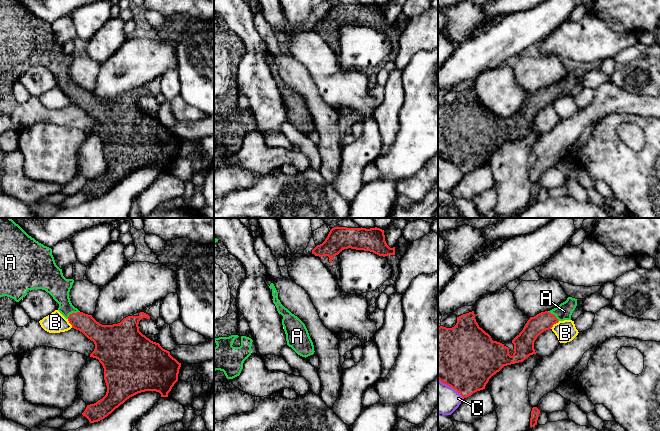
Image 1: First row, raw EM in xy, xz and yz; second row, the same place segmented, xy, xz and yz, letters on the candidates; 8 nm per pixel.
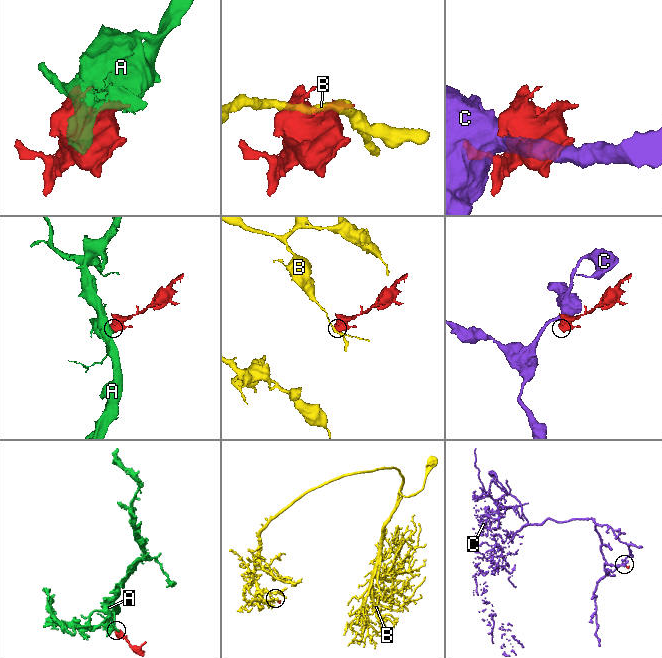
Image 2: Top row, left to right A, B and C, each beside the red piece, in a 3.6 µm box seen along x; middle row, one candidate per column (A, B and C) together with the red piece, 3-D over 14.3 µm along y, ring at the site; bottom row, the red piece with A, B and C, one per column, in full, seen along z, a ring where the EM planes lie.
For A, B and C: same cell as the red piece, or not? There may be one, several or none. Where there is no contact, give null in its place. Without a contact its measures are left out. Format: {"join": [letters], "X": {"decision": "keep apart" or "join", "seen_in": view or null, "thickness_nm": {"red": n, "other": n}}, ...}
{"join": ["A"], "A": {"decision": "join", "seen_in": "xy", "thickness_nm": {"red": 160, "other": 180}}, "B": {"decision": "keep apart", "seen_in": "yz", "thickness_nm": {"red": 150, "other": 160}}, "C": {"decision": "keep apart", "seen_in": "yz", "thickness_nm": {"red": 500, "other": 240}}}

